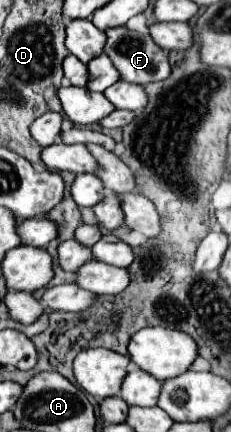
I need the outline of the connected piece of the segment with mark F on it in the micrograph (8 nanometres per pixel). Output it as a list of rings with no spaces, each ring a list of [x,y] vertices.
[[[126,26],[120,28],[110,28],[106,32],[108,42],[104,52],[110,56],[110,60],[114,62],[116,70],[120,72],[122,80],[126,82],[134,82],[134,84],[148,84],[148,82],[158,82],[158,80],[166,80],[172,72],[170,62],[166,52],[152,40],[150,34],[140,34],[134,30],[128,30]]]

